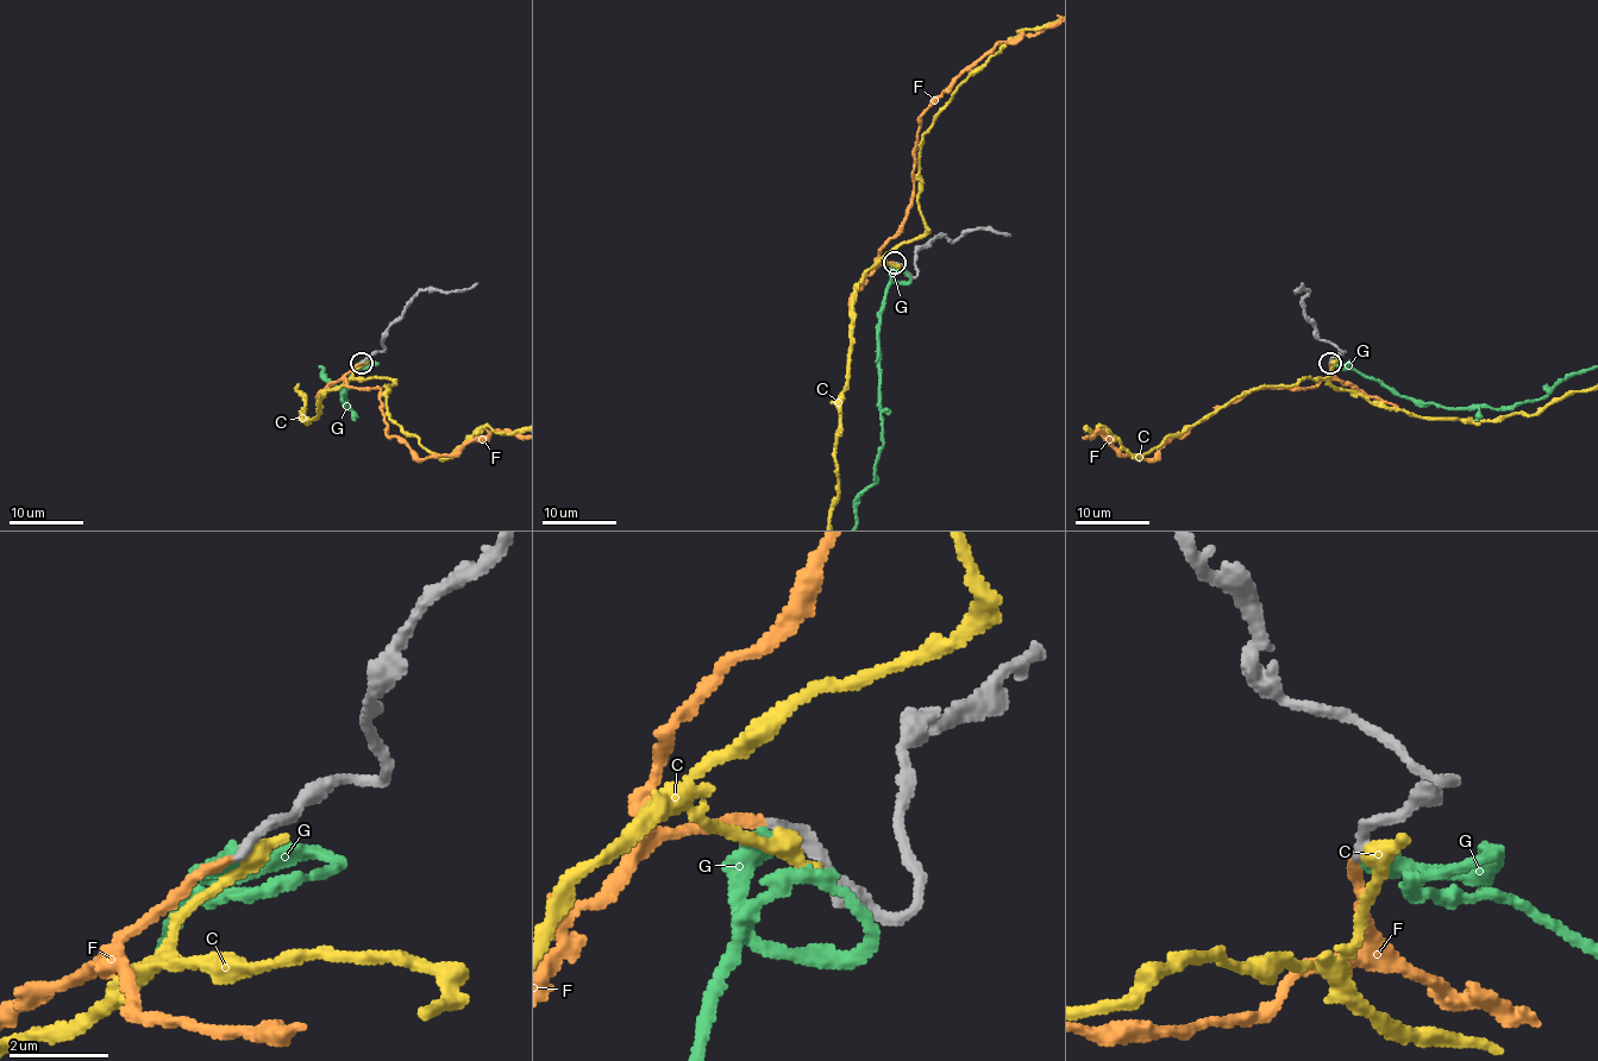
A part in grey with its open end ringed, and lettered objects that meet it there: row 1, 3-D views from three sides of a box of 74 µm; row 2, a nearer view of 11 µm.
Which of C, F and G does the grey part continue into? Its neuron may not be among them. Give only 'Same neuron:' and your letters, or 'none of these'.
Same neuron: F

